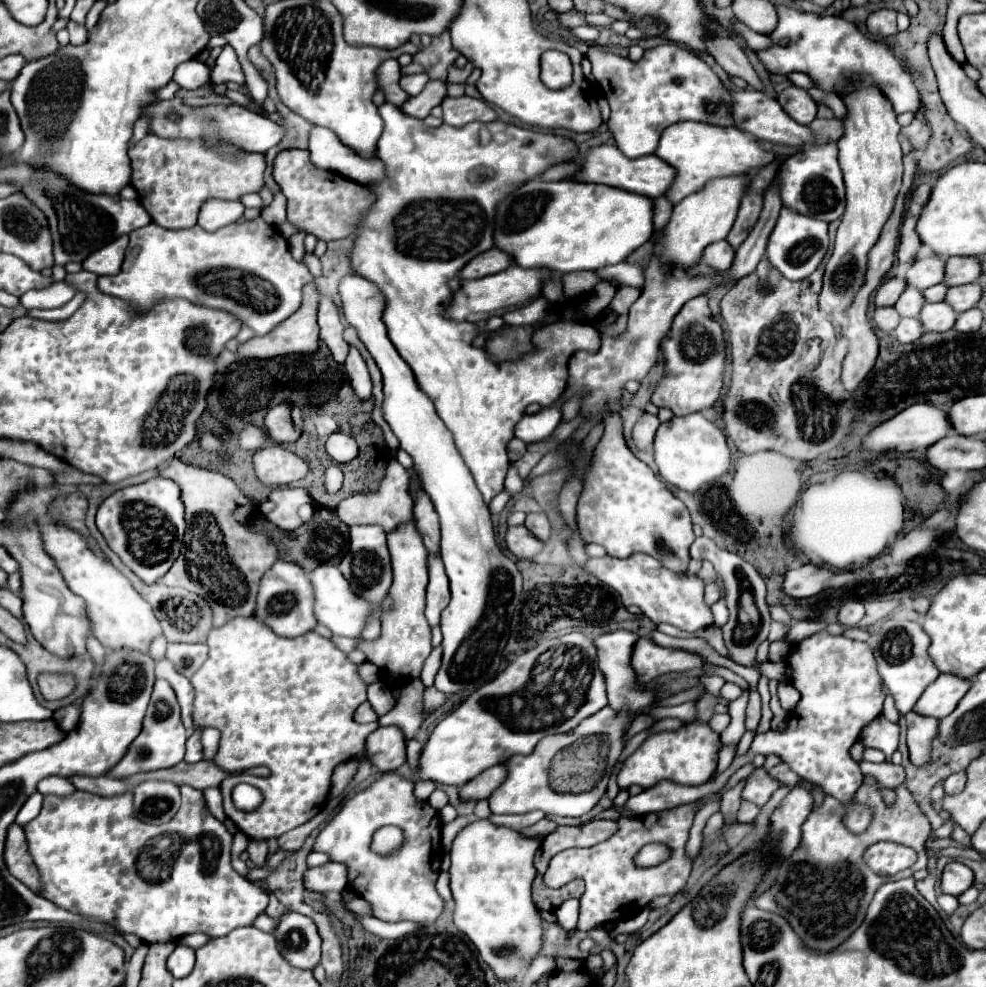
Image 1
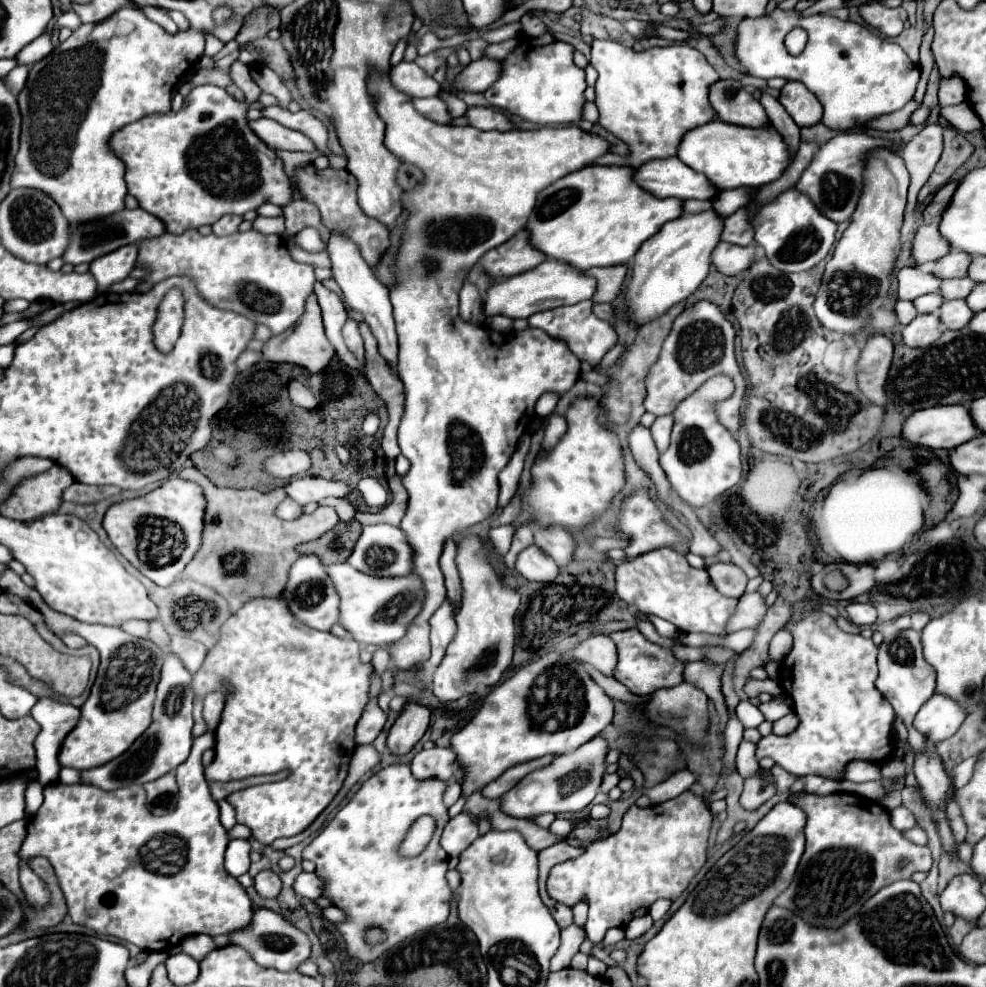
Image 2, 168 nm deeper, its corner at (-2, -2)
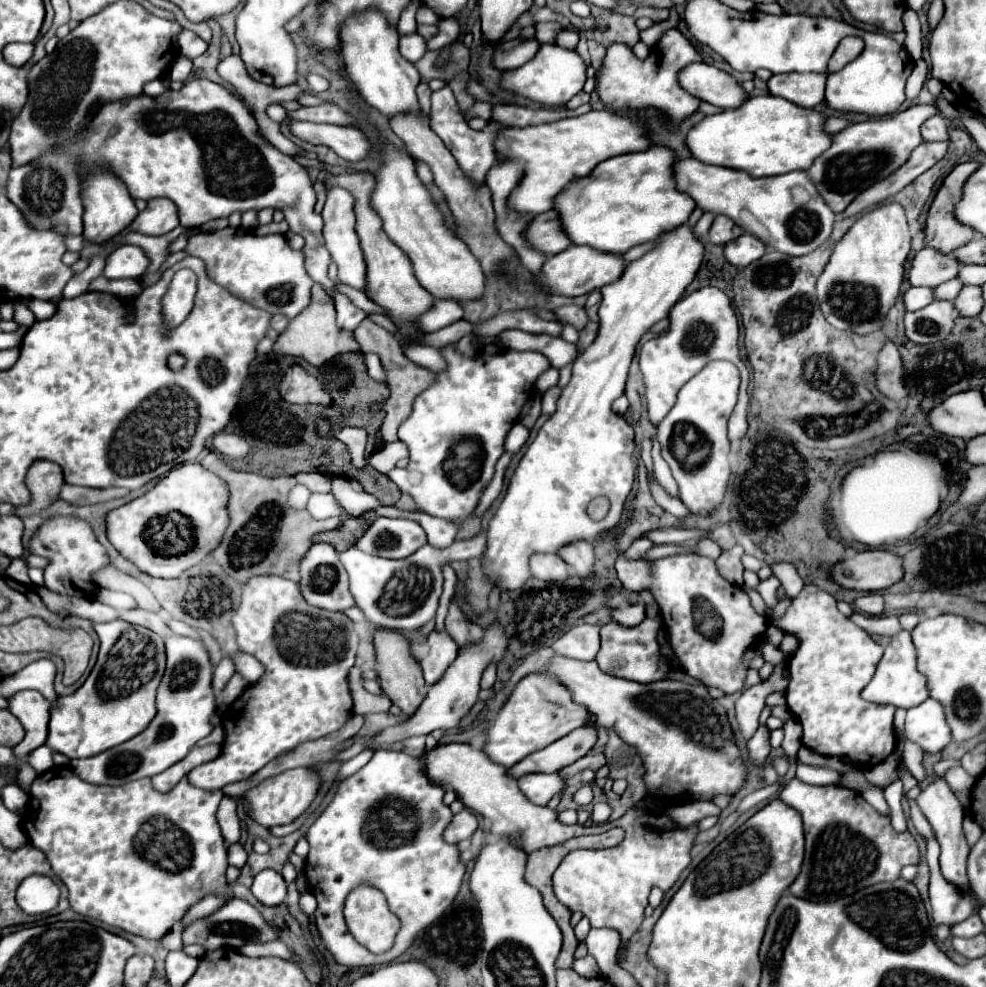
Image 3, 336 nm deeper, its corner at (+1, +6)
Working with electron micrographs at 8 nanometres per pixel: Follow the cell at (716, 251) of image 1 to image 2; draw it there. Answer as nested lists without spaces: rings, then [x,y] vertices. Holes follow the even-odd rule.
[[[719,243],[713,249],[713,265],[717,267],[717,271],[721,271],[723,275],[739,275],[741,271],[749,269],[755,263],[757,257],[757,247],[755,245],[731,245],[731,243]]]

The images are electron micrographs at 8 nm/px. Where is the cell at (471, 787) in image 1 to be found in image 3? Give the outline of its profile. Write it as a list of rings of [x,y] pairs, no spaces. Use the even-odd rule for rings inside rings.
[[[596,727],[588,729],[576,729],[570,735],[554,741],[552,745],[528,755],[526,759],[522,759],[520,763],[512,765],[508,769],[508,775],[512,777],[522,777],[526,773],[554,773],[560,771],[568,765],[572,765],[574,761],[578,761],[580,757],[584,757],[596,743]]]

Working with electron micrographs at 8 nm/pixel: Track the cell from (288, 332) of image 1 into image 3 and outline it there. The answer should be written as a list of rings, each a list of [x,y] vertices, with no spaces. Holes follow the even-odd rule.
[[[314,285],[312,287],[312,301],[310,305],[296,315],[294,319],[290,319],[288,327],[280,333],[280,337],[276,339],[272,351],[280,353],[280,355],[292,355],[292,357],[302,357],[306,359],[310,365],[320,367],[322,363],[326,363],[328,359],[332,359],[338,353],[346,353],[346,351],[358,351],[358,343],[354,341],[352,333],[342,331],[336,327],[336,311],[334,311],[334,301],[330,299],[330,295]]]

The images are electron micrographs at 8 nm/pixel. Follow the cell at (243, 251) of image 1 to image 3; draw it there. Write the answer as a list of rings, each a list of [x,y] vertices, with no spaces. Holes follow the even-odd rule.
[[[226,227],[222,231],[190,235],[184,251],[204,261],[206,273],[214,283],[272,315],[282,313],[286,317],[296,317],[310,303],[314,281],[304,269],[304,253],[300,249],[294,251],[284,235],[256,235],[242,227]]]

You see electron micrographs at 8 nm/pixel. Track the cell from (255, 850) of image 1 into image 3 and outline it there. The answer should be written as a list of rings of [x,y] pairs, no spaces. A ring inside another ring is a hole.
[[[264,869],[254,877],[252,893],[262,905],[278,905],[286,897],[286,881],[274,869]]]

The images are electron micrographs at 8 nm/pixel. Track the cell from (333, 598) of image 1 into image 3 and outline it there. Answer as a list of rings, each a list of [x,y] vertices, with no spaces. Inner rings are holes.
[[[480,533],[468,541],[454,541],[450,547],[442,551],[424,545],[422,549],[400,561],[374,557],[358,551],[356,547],[350,547],[348,551],[340,553],[340,561],[344,563],[344,569],[350,577],[350,591],[356,601],[356,607],[376,629],[414,631],[436,613],[444,581],[440,567],[450,561],[468,561],[472,557],[482,557],[484,551],[486,533]]]

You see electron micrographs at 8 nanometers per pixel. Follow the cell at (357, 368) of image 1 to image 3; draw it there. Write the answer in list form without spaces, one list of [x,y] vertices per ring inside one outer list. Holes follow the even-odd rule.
[[[334,291],[334,305],[336,305],[336,325],[344,331],[354,331],[358,323],[366,317],[366,313],[358,307],[354,307],[346,295]]]

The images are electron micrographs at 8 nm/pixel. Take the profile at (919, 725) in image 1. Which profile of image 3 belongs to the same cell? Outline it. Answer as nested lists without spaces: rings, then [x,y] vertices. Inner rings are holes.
[[[936,777],[932,783],[928,783],[926,787],[922,787],[920,795],[916,797],[916,803],[920,807],[920,811],[924,813],[924,817],[930,821],[934,833],[936,833],[936,839],[942,847],[942,853],[940,853],[940,869],[942,869],[942,875],[958,885],[960,889],[964,891],[970,891],[968,887],[968,877],[966,877],[966,859],[968,859],[968,843],[964,839],[964,833],[962,833],[962,819],[964,819],[964,811],[962,811],[962,805],[958,803],[956,795],[952,793],[952,789],[948,787],[948,783],[942,779],[942,777]]]

